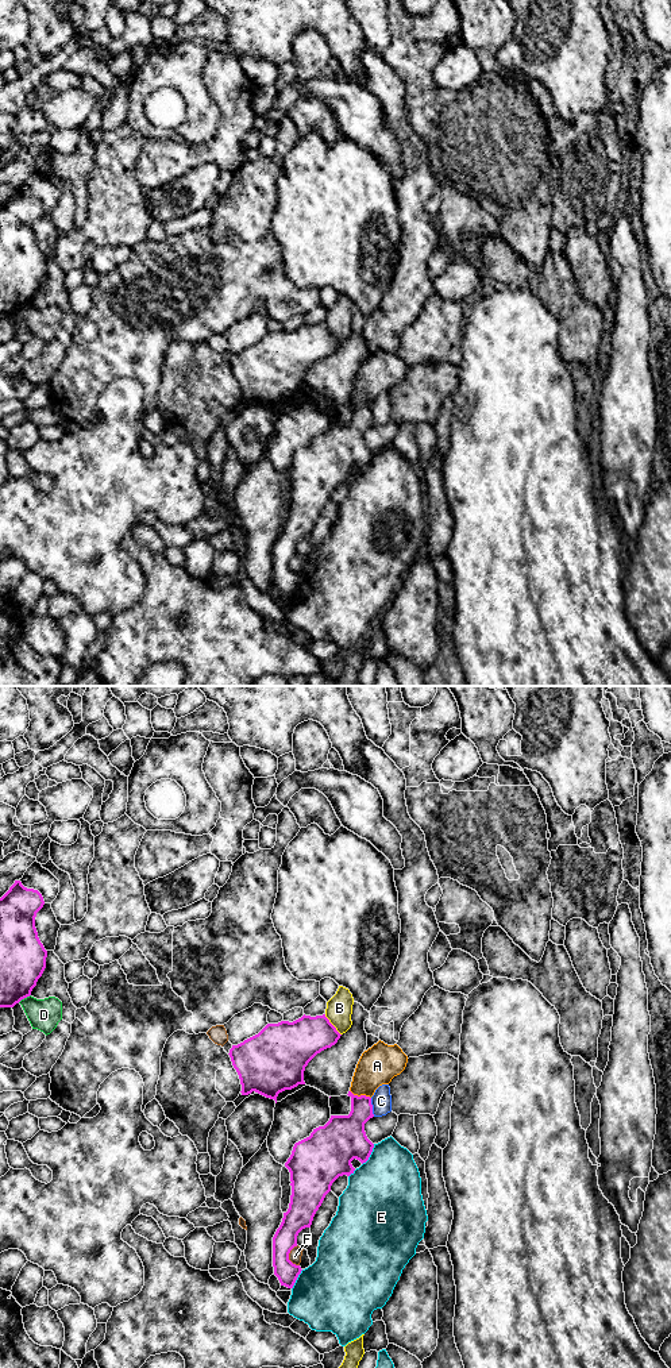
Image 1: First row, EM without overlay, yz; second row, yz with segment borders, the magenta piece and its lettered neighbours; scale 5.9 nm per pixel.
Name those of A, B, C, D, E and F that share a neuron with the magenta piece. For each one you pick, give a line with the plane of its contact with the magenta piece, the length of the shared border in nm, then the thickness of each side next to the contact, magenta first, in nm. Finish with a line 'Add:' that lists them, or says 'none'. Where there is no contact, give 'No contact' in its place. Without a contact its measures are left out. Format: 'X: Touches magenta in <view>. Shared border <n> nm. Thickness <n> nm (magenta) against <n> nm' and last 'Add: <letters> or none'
Add: none

